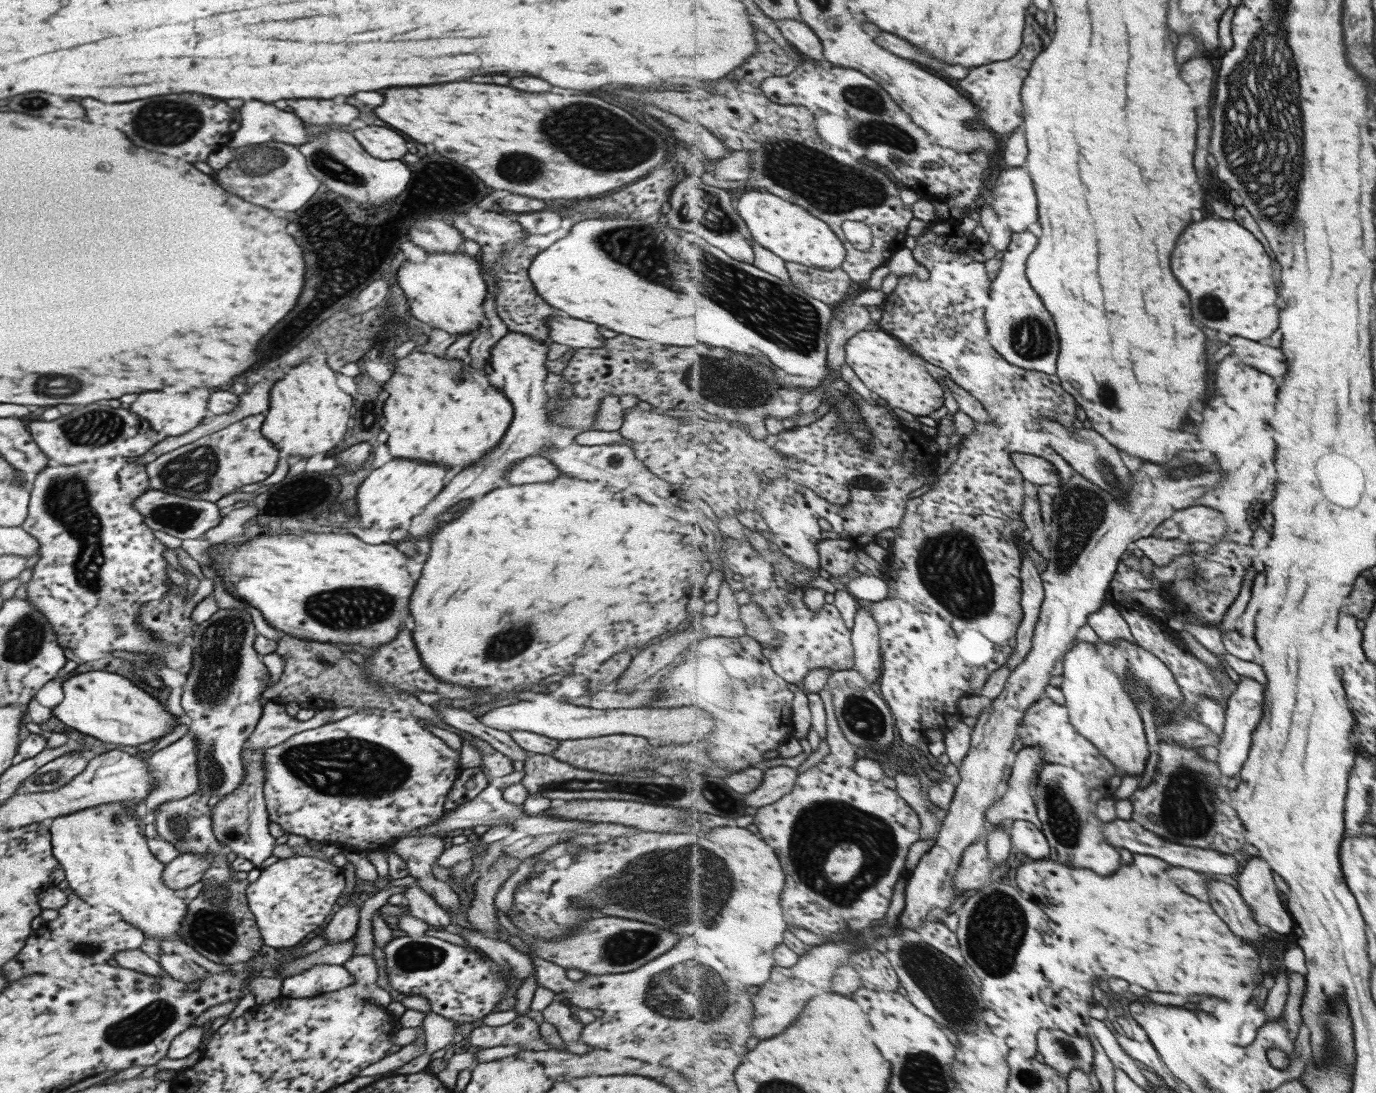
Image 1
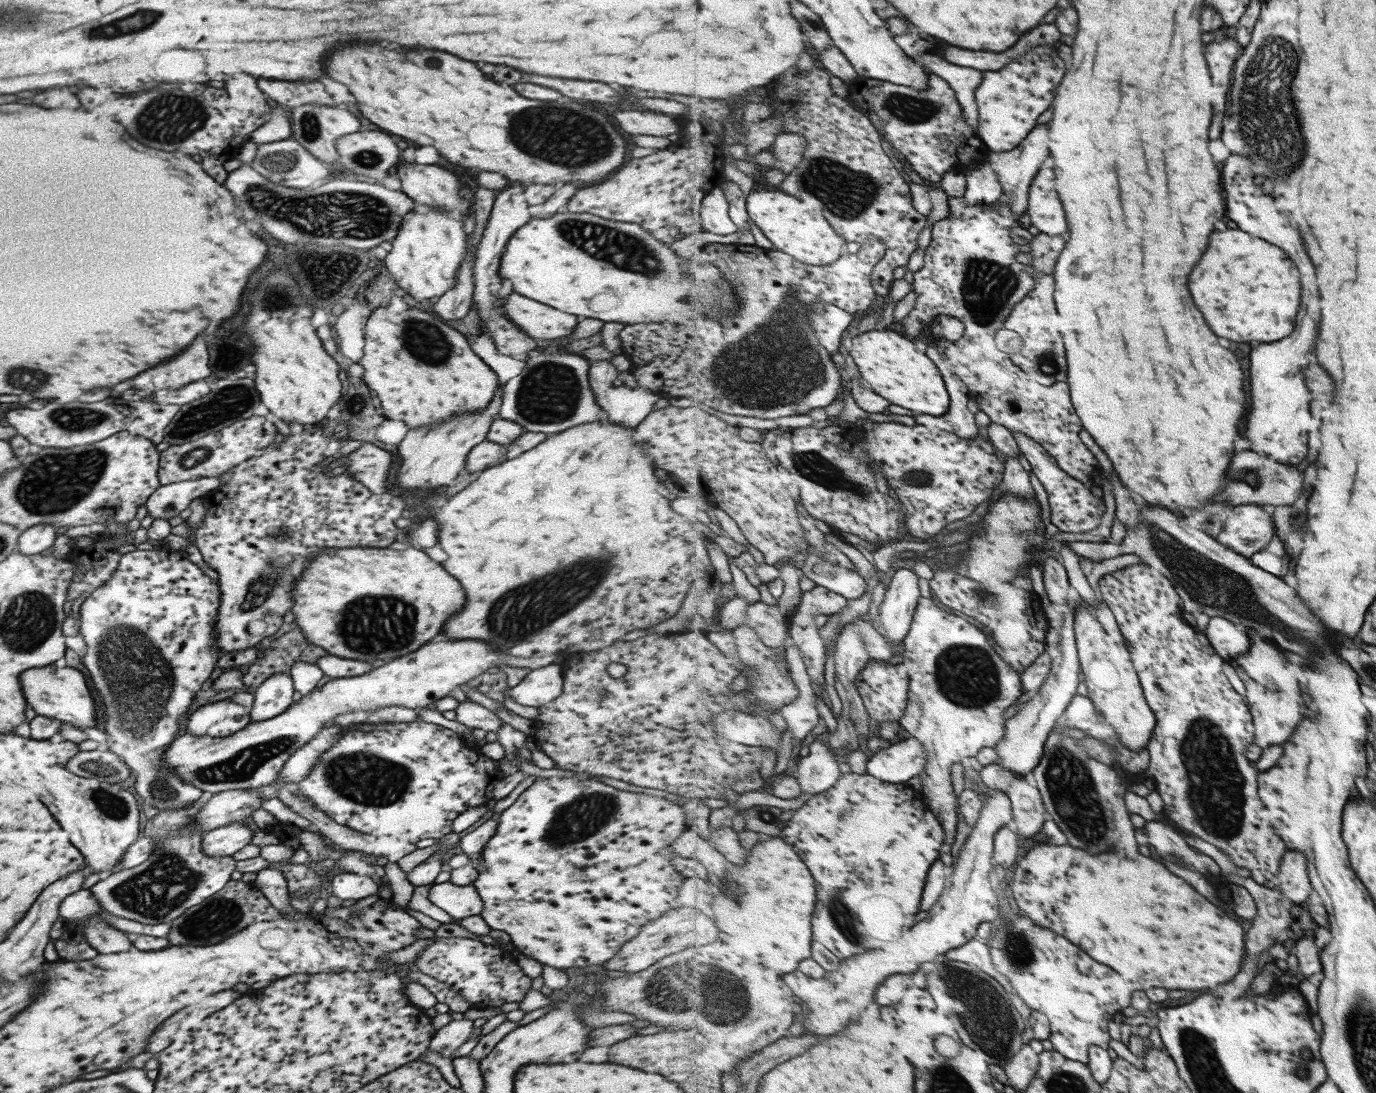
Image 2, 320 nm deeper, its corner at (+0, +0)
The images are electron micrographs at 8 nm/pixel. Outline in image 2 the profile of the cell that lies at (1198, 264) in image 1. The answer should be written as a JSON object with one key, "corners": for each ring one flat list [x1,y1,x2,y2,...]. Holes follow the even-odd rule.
{"corners":[[1243,230,1215,232,1203,264,1191,274,1191,292,1217,336,1233,342,1277,342,1293,334,1301,308,1297,264,1275,244]]}

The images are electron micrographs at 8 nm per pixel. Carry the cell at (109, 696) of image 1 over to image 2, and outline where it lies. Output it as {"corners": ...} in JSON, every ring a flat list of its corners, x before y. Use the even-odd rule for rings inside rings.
{"corners":[[51,663,24,670,19,674,18,680,26,705,32,708,36,715,57,719,62,723,71,723,76,727,98,728,99,721,95,717,93,699,79,670,67,666,58,668]]}

